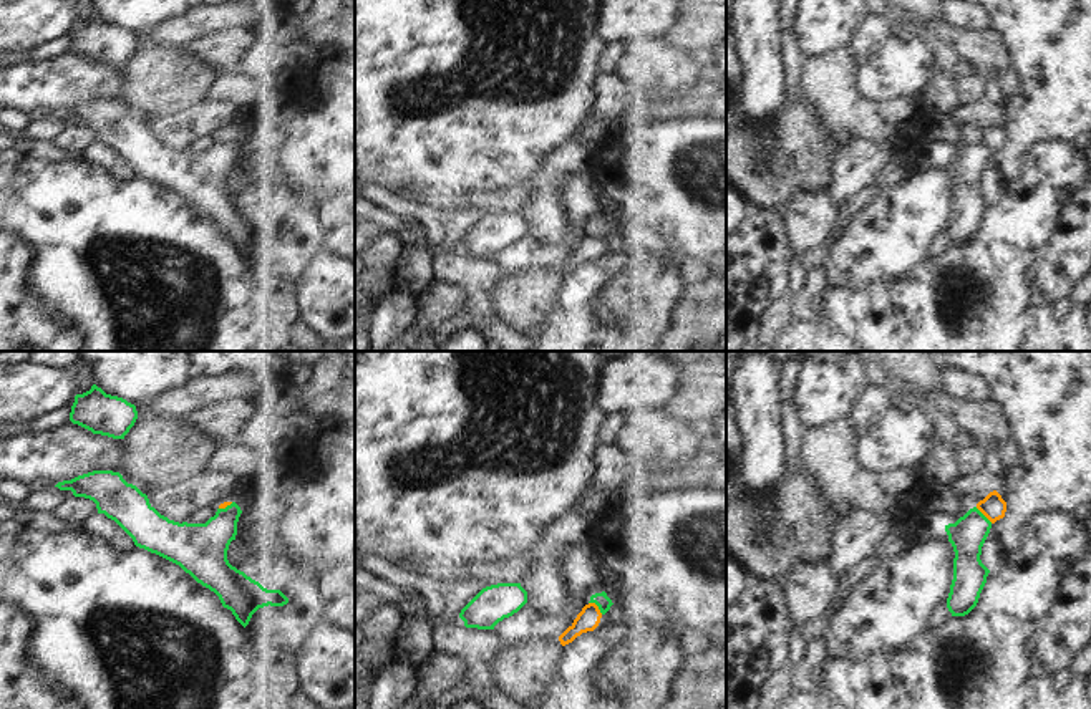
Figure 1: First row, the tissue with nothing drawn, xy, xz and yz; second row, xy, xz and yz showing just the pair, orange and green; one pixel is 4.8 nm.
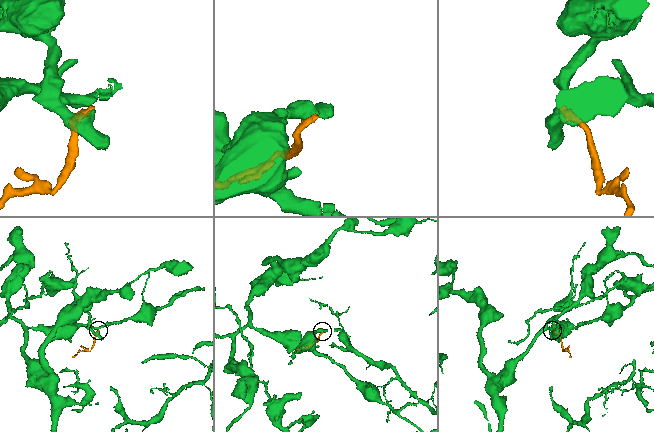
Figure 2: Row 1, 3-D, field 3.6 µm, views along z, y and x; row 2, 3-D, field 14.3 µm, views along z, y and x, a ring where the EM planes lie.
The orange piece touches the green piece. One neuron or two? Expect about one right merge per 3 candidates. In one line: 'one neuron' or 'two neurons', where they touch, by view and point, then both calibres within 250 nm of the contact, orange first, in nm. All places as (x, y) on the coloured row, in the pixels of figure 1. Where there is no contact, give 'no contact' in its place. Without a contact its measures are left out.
two neurons; contact xz (597, 607); calibres 110 and 70 nm

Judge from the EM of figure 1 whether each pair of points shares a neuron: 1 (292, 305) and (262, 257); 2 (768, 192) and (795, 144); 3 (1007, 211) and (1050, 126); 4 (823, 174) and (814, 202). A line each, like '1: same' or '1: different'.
1: same
2: same
3: different
4: different

